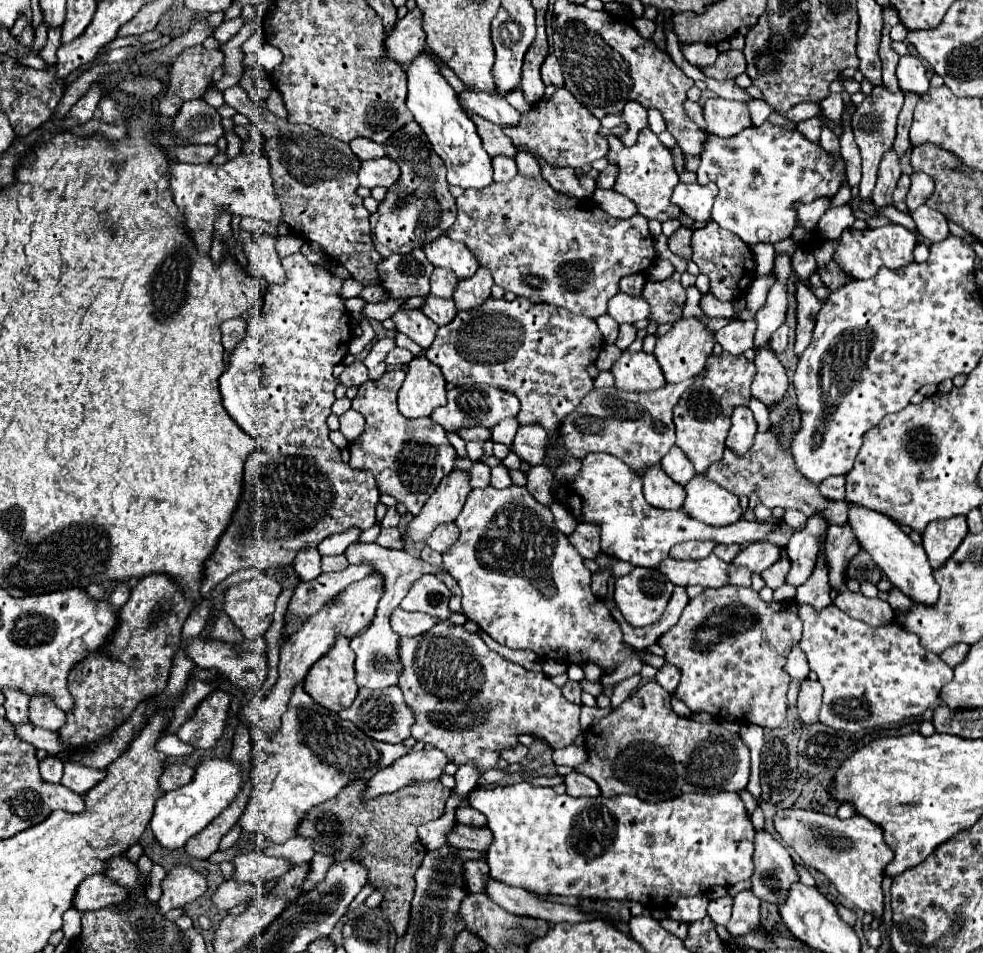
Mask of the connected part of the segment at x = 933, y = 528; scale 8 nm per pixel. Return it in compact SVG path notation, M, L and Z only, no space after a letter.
M947 518L931 522L923 532L923 548L933 568L939 568L967 536L967 518Z

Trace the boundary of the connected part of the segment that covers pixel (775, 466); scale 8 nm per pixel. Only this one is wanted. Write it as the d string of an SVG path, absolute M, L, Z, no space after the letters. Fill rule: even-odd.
M757 432L753 448L747 450L743 456L725 448L721 462L715 462L705 472L705 476L737 496L751 496L753 492L757 492L761 504L765 504L767 508L775 508L775 506L795 508L807 516L815 514L817 510L825 510L825 516L829 518L831 524L843 526L847 522L847 504L845 502L825 502L825 498L819 496L817 486L809 486L809 482L805 482L805 478L797 474L791 452L781 450L781 446L777 446L777 438L773 438L773 434L769 432L765 434Z

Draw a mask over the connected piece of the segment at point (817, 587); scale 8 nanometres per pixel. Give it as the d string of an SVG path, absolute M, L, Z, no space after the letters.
M823 548L821 554L817 556L817 570L813 570L811 578L797 588L795 602L809 602L811 606L829 606L829 580L827 580L827 570L825 570L825 558L823 558Z

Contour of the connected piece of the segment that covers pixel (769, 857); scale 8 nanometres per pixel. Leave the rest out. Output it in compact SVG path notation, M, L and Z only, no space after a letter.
M757 830L753 860L753 894L771 904L781 904L789 892L789 886L799 880L789 850L767 830Z

